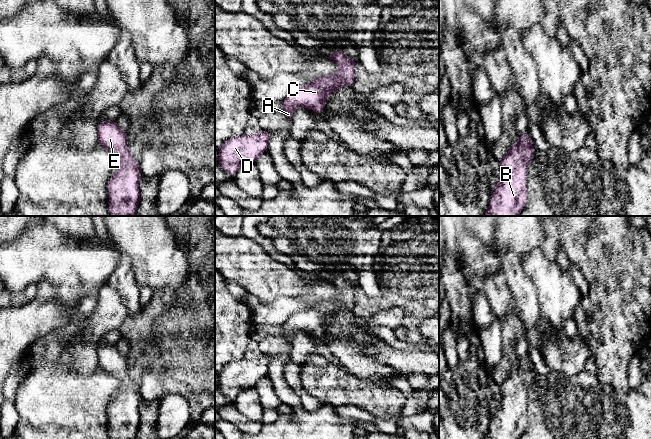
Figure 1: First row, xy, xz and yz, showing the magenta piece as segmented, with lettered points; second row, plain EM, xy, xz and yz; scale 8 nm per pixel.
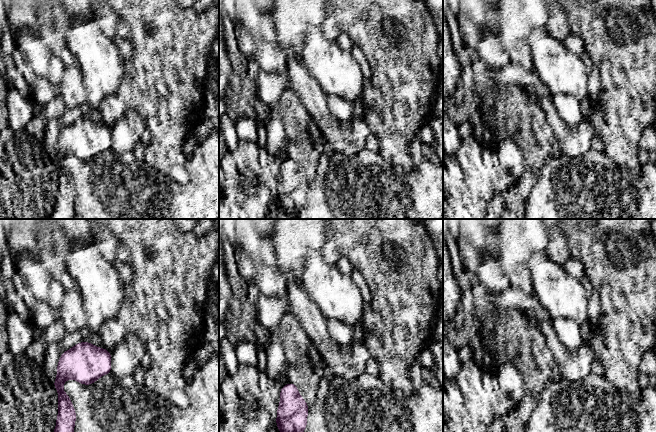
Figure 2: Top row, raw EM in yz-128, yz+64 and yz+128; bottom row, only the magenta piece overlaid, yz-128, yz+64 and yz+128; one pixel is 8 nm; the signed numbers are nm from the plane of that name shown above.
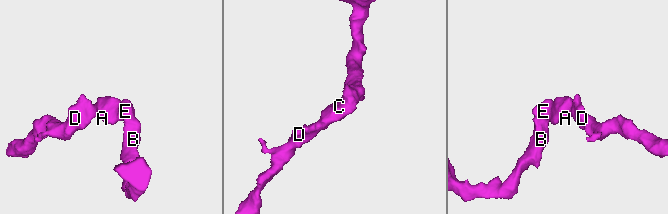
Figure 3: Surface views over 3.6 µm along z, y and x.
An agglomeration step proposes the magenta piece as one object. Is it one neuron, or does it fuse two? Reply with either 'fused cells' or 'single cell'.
single cell

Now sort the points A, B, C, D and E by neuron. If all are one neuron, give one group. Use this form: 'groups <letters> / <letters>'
groups A B C D E

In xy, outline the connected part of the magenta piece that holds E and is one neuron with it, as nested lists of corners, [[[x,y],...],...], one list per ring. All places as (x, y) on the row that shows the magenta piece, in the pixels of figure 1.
[[[116,120],[98,124],[98,144],[120,158],[116,172],[108,182],[109,213],[111,216],[135,216],[139,201],[140,167],[129,152],[126,133]]]

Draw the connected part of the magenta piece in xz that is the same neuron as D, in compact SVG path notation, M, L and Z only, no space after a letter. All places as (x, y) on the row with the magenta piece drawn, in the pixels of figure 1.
M262 130L253 136L246 136L243 134L226 140L219 148L218 162L224 171L231 175L235 175L242 166L255 164L258 157L264 152L267 152L270 137L270 132Z

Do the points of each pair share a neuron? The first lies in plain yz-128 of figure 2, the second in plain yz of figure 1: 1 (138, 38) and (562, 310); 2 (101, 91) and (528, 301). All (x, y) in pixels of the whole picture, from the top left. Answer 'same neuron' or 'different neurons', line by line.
1: different neurons
2: different neurons

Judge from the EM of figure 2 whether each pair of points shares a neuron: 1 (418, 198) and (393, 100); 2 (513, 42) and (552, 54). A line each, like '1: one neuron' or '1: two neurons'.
1: two neurons
2: two neurons

